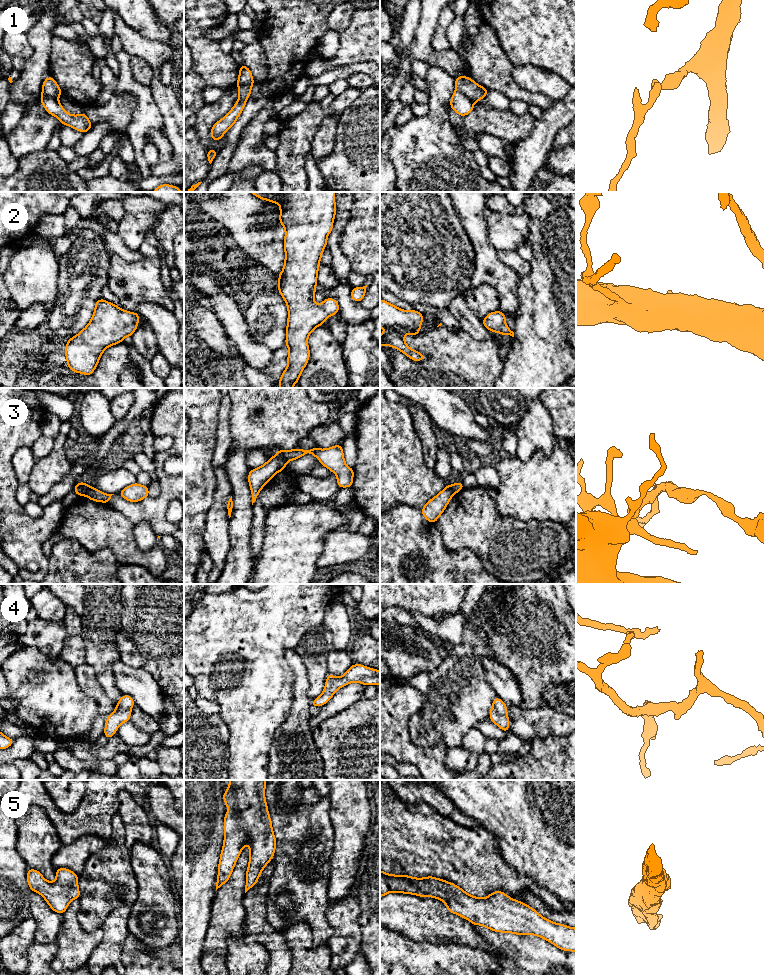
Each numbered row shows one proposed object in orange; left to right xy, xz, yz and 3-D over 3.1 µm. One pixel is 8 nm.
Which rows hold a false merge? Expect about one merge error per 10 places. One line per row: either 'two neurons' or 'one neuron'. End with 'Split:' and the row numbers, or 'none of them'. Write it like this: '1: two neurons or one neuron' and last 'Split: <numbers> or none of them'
1: two neurons
2: one neuron
3: two neurons
4: one neuron
5: one neuron
Split: 1, 3

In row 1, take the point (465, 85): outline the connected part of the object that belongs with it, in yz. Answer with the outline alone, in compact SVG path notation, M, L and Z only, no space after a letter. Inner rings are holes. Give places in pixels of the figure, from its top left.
M467 76L455 78L455 89L467 96L473 103L484 98L489 92L489 90L480 86Z

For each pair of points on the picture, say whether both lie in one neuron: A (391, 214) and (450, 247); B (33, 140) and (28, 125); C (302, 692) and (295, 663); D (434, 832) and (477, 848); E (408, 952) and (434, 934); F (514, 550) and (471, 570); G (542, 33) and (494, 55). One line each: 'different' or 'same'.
A: same
B: same
C: same
D: same
E: different
F: different
G: different

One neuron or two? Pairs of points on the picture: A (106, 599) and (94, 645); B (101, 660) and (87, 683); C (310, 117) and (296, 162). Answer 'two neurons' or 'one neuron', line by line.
A: one neuron
B: two neurons
C: one neuron

